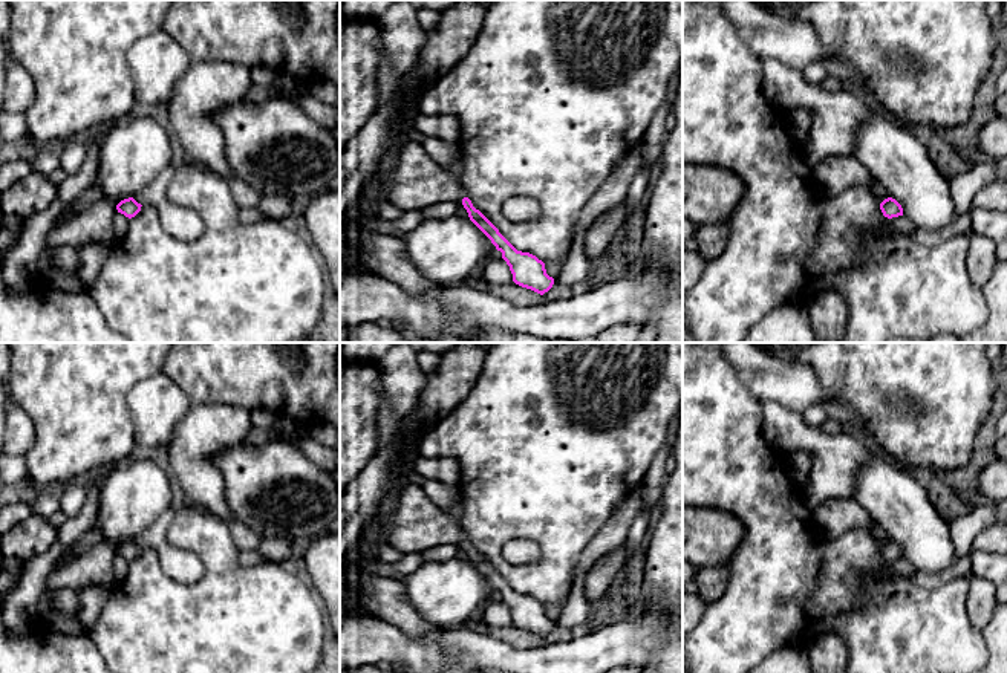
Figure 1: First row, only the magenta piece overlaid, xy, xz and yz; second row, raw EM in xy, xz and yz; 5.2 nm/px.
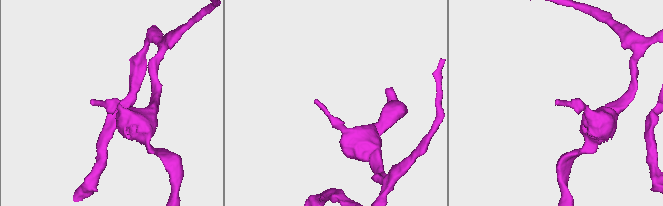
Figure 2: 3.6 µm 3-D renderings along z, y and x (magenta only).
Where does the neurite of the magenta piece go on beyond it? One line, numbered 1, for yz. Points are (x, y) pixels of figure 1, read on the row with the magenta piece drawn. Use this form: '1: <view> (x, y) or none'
1: none

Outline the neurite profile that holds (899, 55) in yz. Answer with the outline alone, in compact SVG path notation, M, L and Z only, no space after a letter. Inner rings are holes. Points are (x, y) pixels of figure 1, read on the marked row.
M906 49L889 50L886 52L886 58L898 66L911 63L917 70L921 70L921 66L914 60L912 54Z

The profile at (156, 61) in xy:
M158 29L129 47L127 63L135 98L147 104L167 104L191 60L171 35Z

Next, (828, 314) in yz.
M836 291L819 292L810 303L810 324L817 343L839 343L846 333L848 307Z

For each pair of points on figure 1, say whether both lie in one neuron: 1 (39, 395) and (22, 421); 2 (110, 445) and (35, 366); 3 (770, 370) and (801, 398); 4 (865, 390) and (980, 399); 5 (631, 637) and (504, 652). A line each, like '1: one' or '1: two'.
1: two
2: one
3: one
4: one
5: one

